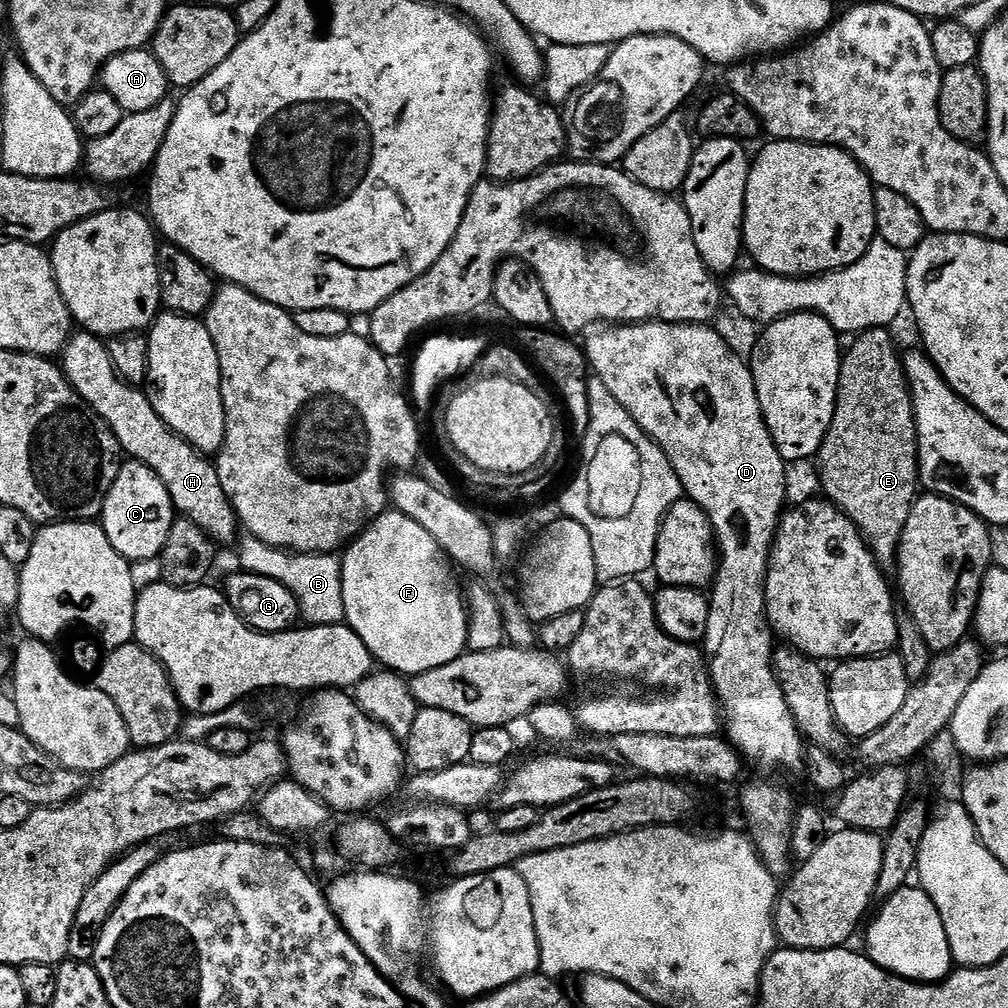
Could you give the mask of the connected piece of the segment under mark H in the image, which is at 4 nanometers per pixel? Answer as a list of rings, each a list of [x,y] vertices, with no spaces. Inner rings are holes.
[[[90,332],[73,335],[63,350],[62,367],[72,389],[104,419],[106,426],[110,426],[114,438],[118,438],[121,453],[154,470],[154,474],[162,478],[162,486],[166,486],[170,494],[173,509],[183,519],[194,521],[217,545],[235,545],[238,517],[228,501],[226,490],[222,490],[215,463],[162,422],[147,391],[116,375],[107,343]]]

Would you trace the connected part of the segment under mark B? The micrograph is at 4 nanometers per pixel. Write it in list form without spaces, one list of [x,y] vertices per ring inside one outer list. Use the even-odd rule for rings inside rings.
[[[243,533],[238,540],[239,567],[254,575],[266,576],[290,590],[300,604],[300,615],[309,625],[343,624],[341,561],[332,554],[293,552],[274,548],[252,533]],[[336,559],[336,560],[335,560]],[[308,619],[308,620],[306,620]]]

